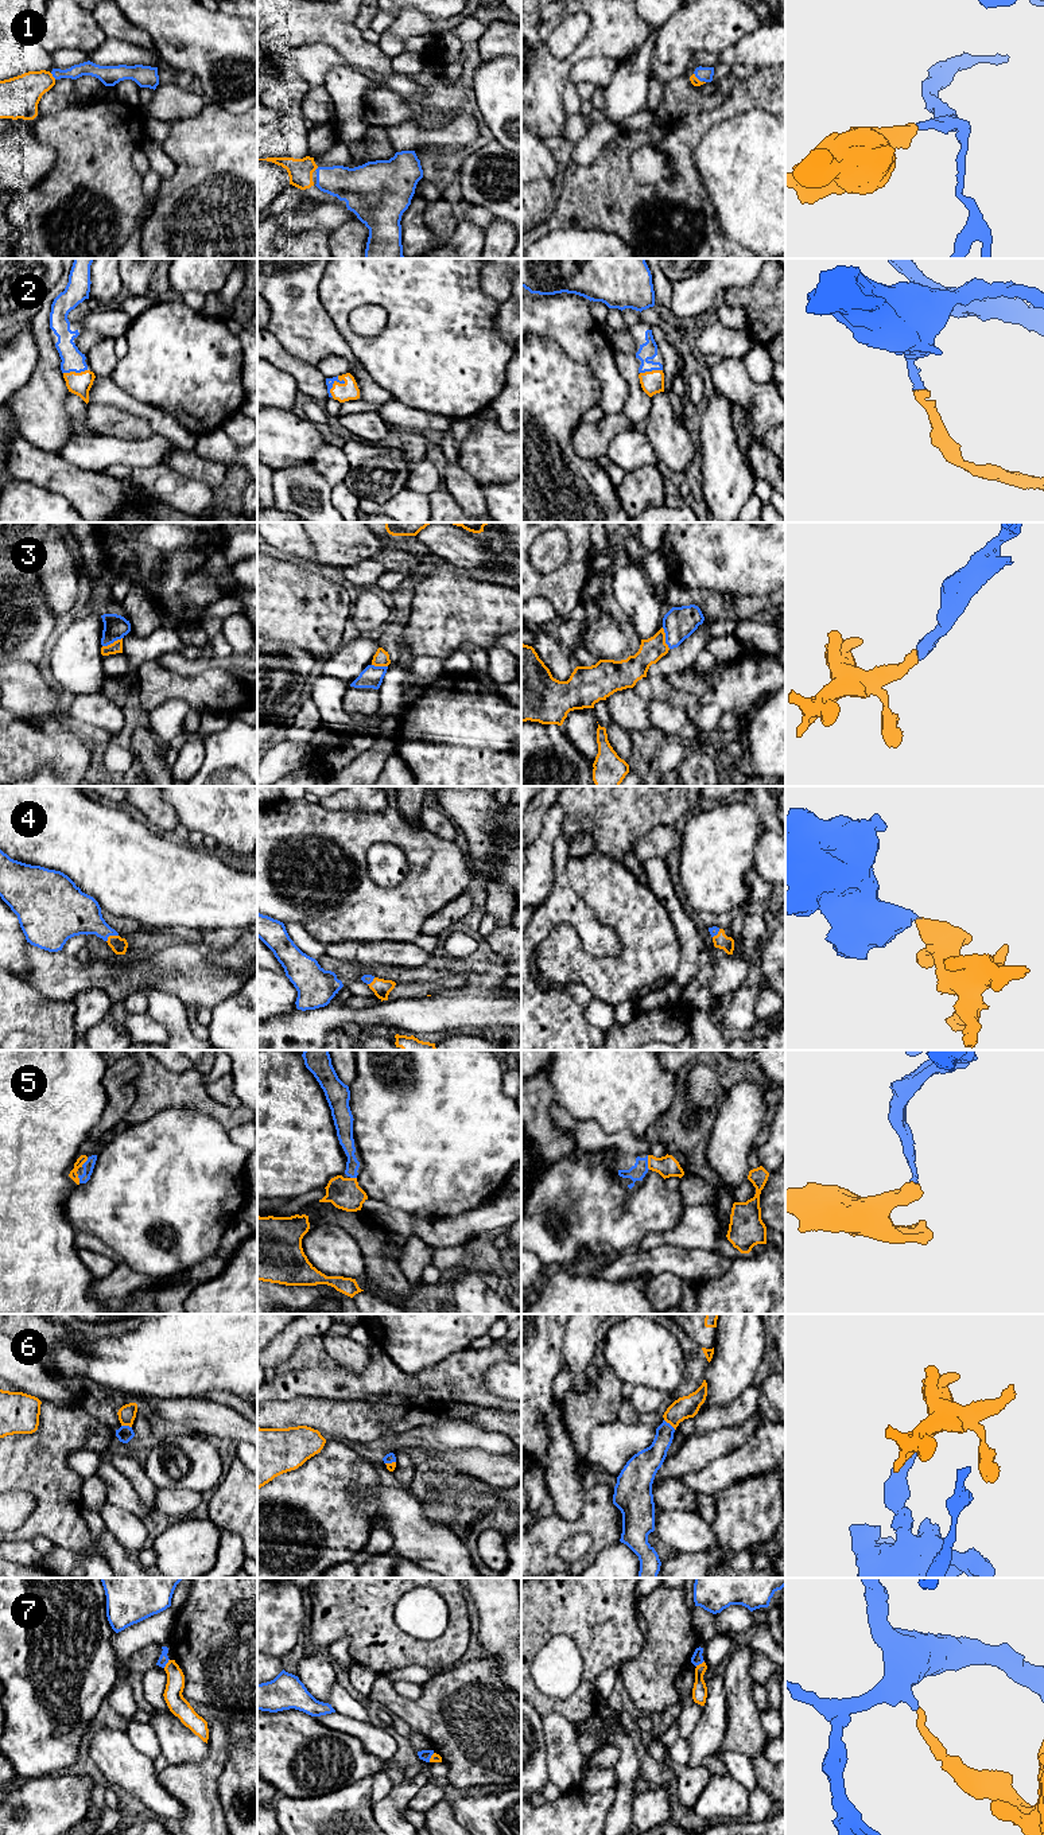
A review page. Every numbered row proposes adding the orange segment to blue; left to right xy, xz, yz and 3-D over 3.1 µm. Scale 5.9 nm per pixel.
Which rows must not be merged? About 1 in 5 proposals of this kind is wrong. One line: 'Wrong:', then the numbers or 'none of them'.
Wrong: 7

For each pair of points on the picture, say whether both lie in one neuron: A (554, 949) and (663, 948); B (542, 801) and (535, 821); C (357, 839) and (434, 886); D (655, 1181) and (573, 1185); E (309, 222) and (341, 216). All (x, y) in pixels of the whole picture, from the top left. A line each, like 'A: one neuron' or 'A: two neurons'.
A: one neuron
B: one neuron
C: one neuron
D: one neuron
E: one neuron

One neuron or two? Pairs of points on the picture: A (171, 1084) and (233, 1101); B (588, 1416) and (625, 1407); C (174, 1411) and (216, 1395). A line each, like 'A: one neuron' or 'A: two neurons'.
A: two neurons
B: two neurons
C: two neurons

